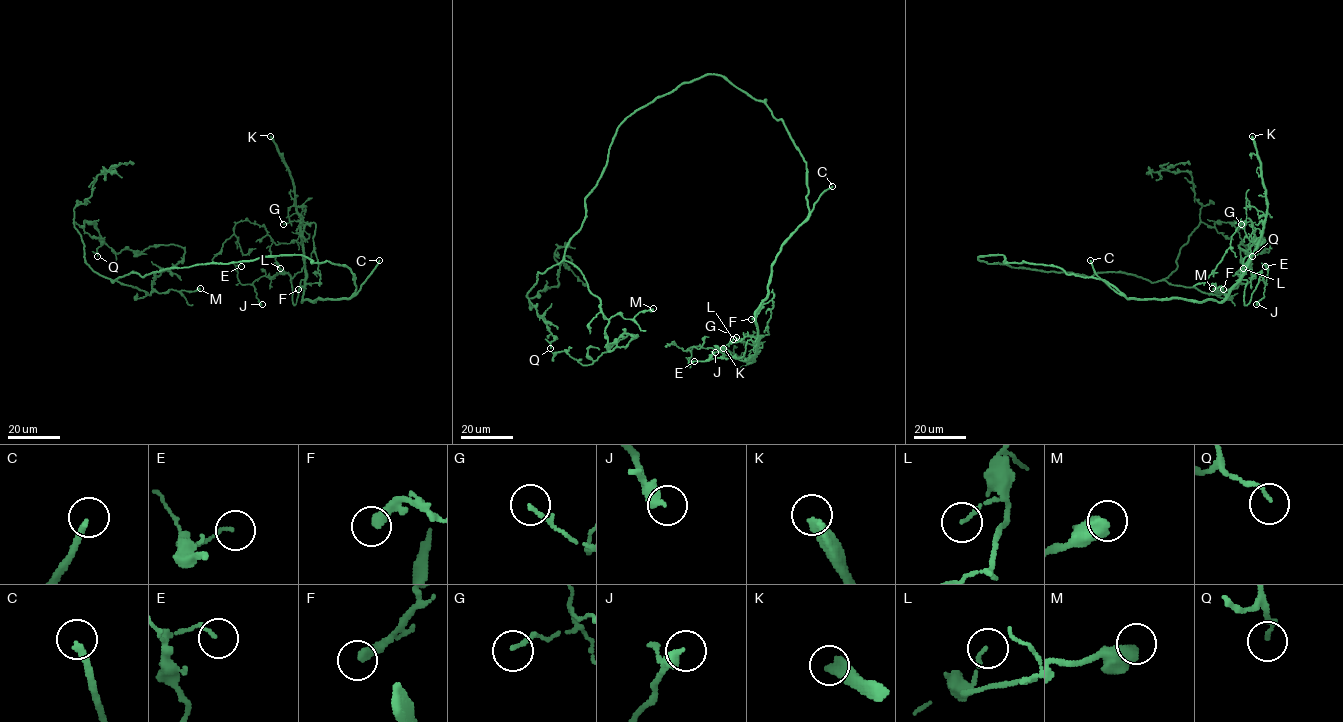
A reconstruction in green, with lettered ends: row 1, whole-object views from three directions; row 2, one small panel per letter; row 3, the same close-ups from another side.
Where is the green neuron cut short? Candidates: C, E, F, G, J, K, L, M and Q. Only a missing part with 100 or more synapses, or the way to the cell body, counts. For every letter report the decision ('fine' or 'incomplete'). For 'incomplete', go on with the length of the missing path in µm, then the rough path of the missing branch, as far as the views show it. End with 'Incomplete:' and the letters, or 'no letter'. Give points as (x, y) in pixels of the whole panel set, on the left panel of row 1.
C: incomplete; missing 45 µm; course (379, 260), (400, 235), (406, 216), (427, 196), (429, 188)
E: fine
F: fine
G: fine
J: fine
K: incomplete; missing 130 µm; course (270, 136), (260, 116), (218, 78), (188, 74), (164, 86), (149, 118), (156, 162), (199, 209)
L: fine
M: fine
Q: fine
Incomplete: C, K

